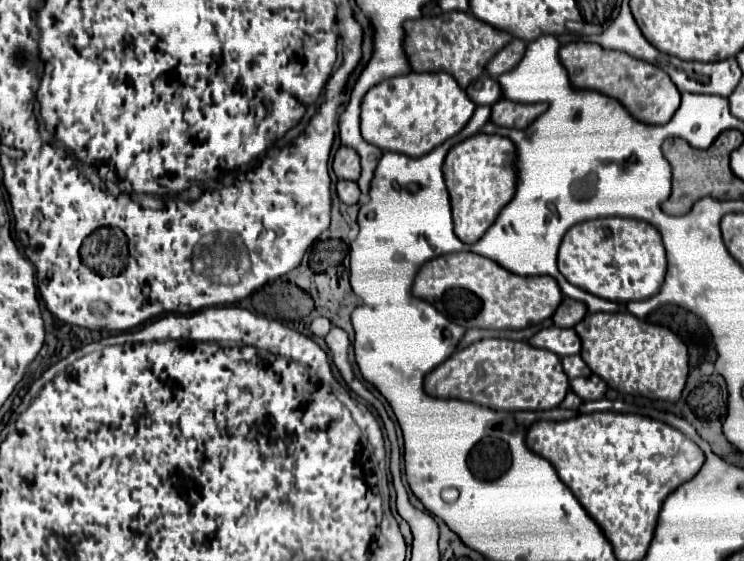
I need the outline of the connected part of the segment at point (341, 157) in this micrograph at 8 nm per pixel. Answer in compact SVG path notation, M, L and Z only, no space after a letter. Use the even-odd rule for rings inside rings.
M340 146L336 156L334 156L332 170L338 178L358 180L360 178L360 156L358 156L358 152L354 148Z

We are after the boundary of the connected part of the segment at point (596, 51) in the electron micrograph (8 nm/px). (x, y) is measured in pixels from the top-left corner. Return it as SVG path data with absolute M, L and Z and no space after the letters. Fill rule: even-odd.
M572 42L560 48L560 62L568 70L570 82L576 88L598 90L606 96L620 100L626 106L626 110L640 122L666 124L680 106L682 96L678 88L672 84L670 76L662 68L628 56L626 52L604 50L602 46L592 42Z

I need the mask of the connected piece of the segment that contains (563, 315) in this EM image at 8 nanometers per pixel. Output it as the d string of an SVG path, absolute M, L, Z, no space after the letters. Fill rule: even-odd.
M564 298L562 304L558 306L558 310L554 312L552 320L560 328L574 328L586 314L588 314L588 308L586 308L584 302L572 300L572 298Z

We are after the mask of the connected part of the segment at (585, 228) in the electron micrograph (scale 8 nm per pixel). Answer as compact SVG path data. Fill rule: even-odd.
M596 218L572 226L558 252L558 270L566 280L594 296L624 304L660 292L666 276L666 250L660 232L634 218Z

